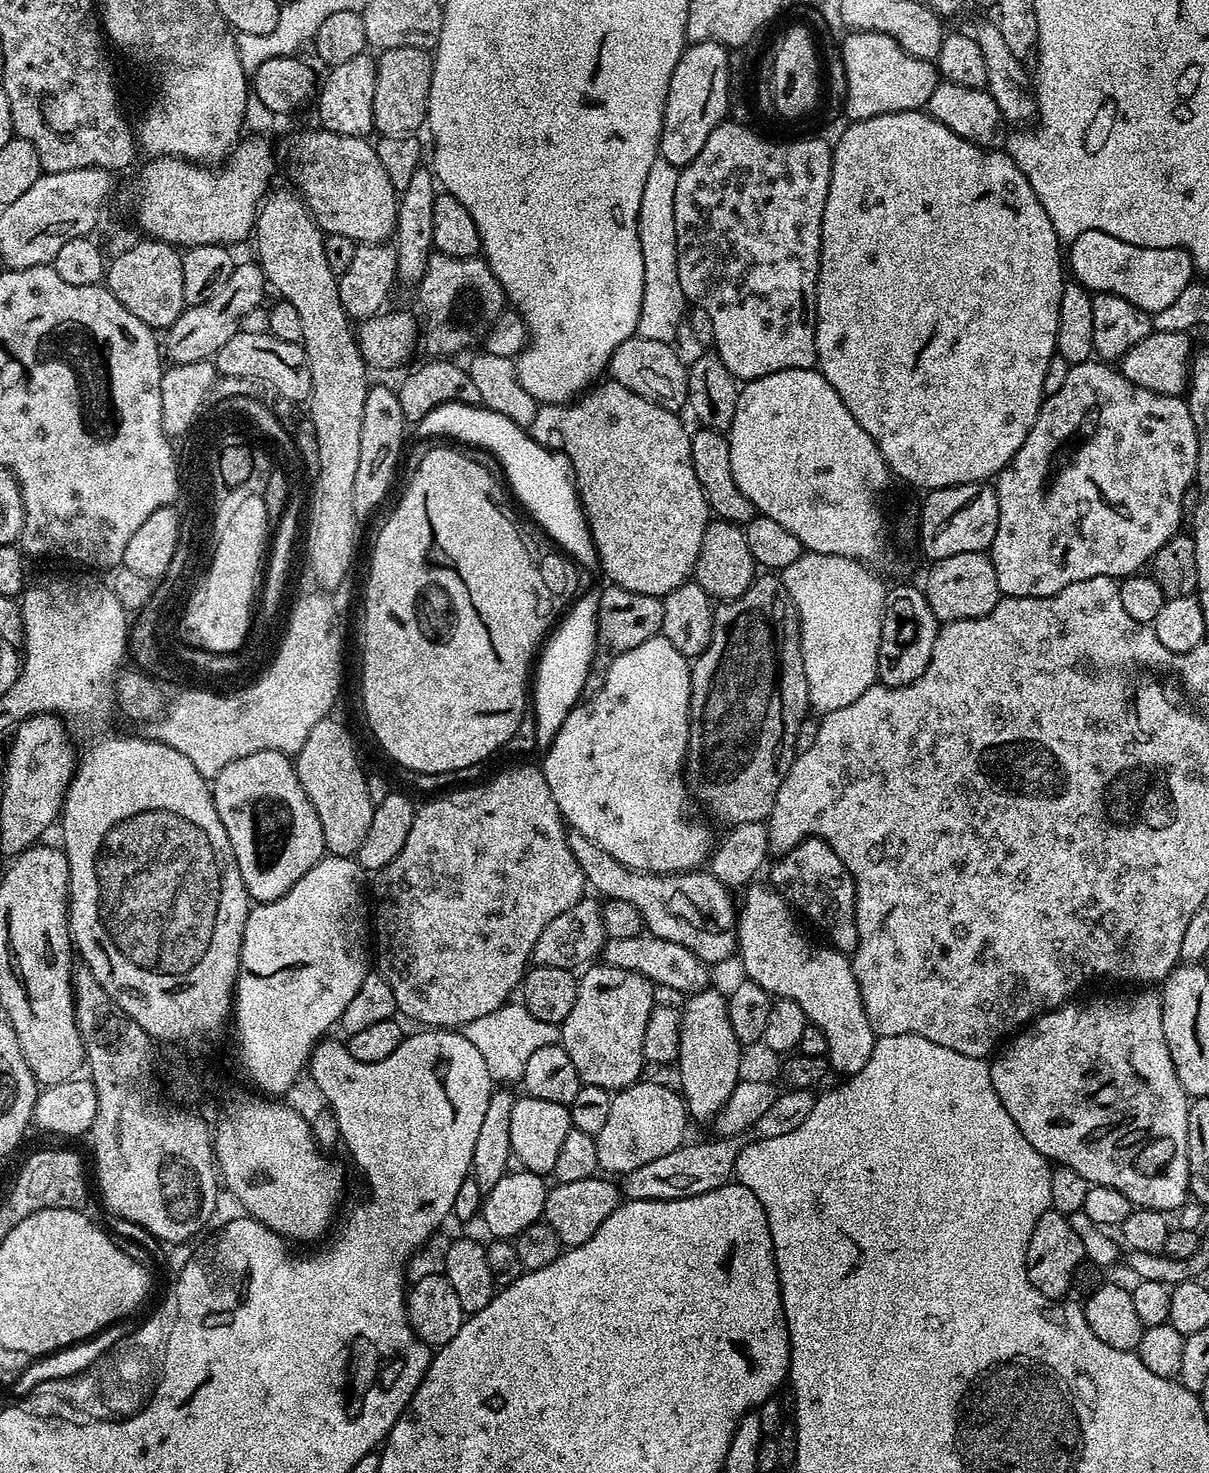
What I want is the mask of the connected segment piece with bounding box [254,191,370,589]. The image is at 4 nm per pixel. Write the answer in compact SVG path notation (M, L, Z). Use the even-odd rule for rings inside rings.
M295 191L276 192L265 199L256 214L254 241L256 256L264 279L277 288L279 299L294 306L298 318L302 321L304 353L310 366L310 394L306 401L307 419L314 426L318 438L318 470L314 473L316 485L312 488L312 505L306 508L309 522L307 531L309 565L315 565L322 586L339 589L344 580L344 571L352 564L352 555L356 552L356 523L358 517L354 510L354 474L358 474L358 442L362 440L362 406L366 406L366 394L370 387L368 380L369 365L365 364L360 353L357 333L350 323L350 317L344 313L342 302L338 298L338 276L330 270L324 253L325 233L316 225L312 213L304 205L303 199Z

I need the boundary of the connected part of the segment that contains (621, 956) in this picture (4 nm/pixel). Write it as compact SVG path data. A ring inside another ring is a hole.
M641 934L634 938L605 939L602 960L615 968L642 974L652 981L653 985L660 987L661 984L672 992L703 992L710 984L709 965L700 960L698 954L686 950L686 946L678 946L678 942L666 942L666 938L658 938L651 934Z

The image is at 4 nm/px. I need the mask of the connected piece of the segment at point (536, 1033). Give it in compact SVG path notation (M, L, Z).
M522 1002L506 1003L493 1013L464 1024L460 1031L468 1042L477 1047L478 1054L485 1059L486 1070L490 1071L492 1080L500 1084L521 1081L526 1061L534 1051L560 1041L559 1025L534 1018Z

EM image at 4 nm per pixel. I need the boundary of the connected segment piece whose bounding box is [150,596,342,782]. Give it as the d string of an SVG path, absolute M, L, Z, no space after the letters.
M311 596L296 608L291 632L288 632L283 652L276 660L276 668L271 668L272 672L266 669L268 676L260 672L264 680L256 676L249 688L232 692L229 696L219 696L216 692L184 692L173 700L171 697L170 703L155 721L157 724L150 732L151 739L178 750L178 754L194 762L194 770L198 770L198 774L202 774L202 778L209 782L215 780L222 770L226 770L230 762L238 762L238 758L246 758L262 750L285 754L300 752L302 742L306 742L306 734L314 730L314 722L325 719L331 713L328 711L332 703L338 700L336 677L342 674L342 662L336 658L336 635L331 629L332 608L329 605L328 600L320 596Z

